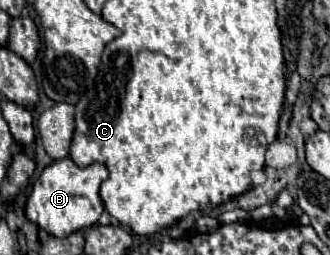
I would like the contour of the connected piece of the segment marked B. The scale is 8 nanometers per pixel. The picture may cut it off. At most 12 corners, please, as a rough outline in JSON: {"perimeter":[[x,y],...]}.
{"perimeter":[[55,160],[33,184],[27,220],[65,238],[95,226],[103,164]]}

